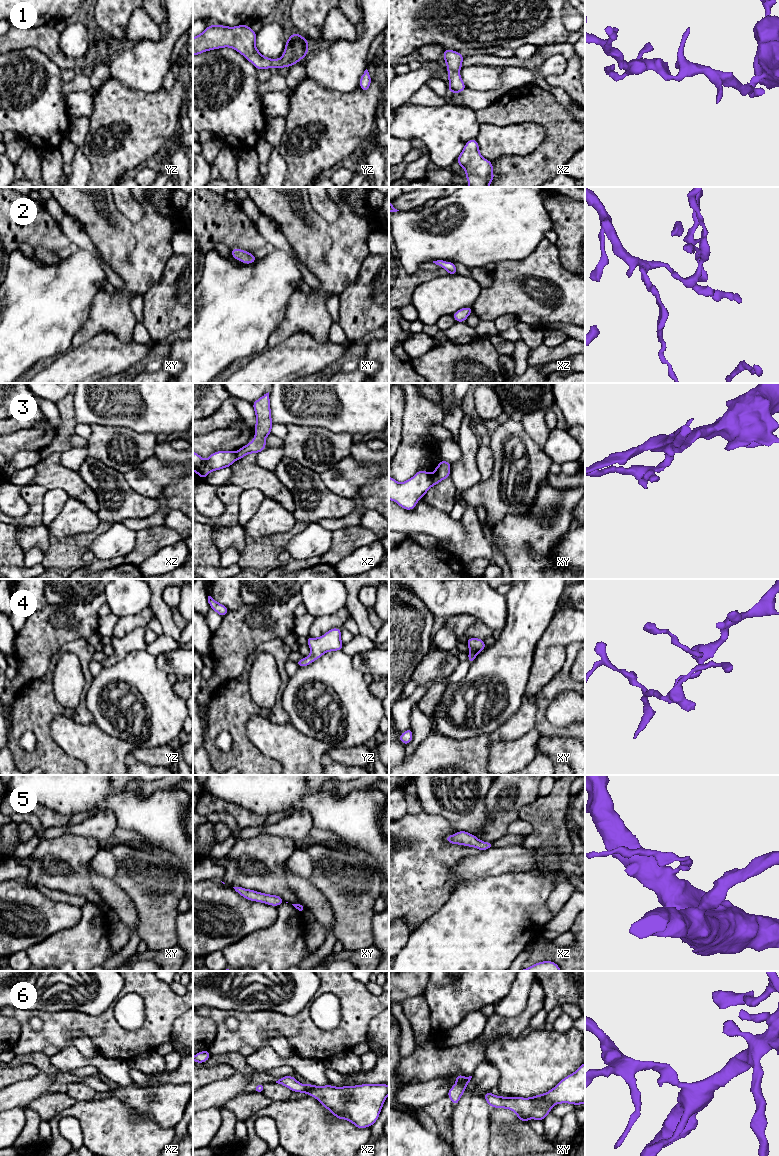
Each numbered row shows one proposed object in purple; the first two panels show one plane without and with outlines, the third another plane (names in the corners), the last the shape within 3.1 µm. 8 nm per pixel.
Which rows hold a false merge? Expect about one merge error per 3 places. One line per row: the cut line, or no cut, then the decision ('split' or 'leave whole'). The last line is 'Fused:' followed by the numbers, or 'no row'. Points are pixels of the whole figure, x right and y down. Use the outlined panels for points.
1: cut none; leave whole
2: cut none; leave whole
3: cut xy (431, 475), (433, 484); split
4: cut none; leave whole
5: cut none; leave whole
6: cut none; leave whole
Fused: 3

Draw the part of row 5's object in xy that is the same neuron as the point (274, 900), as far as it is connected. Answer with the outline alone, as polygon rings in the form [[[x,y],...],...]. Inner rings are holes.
[[[233,887],[236,892],[238,892],[242,897],[250,901],[262,902],[272,906],[279,906],[285,901],[278,895],[269,895],[260,893],[258,891],[253,891],[250,889],[244,889],[242,887]]]

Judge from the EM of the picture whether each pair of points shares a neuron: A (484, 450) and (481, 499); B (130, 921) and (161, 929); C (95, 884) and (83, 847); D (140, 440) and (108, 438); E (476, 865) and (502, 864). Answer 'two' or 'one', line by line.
A: two
B: two
C: two
D: one
E: one

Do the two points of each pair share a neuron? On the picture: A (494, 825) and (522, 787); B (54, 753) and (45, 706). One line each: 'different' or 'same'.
A: same
B: same

